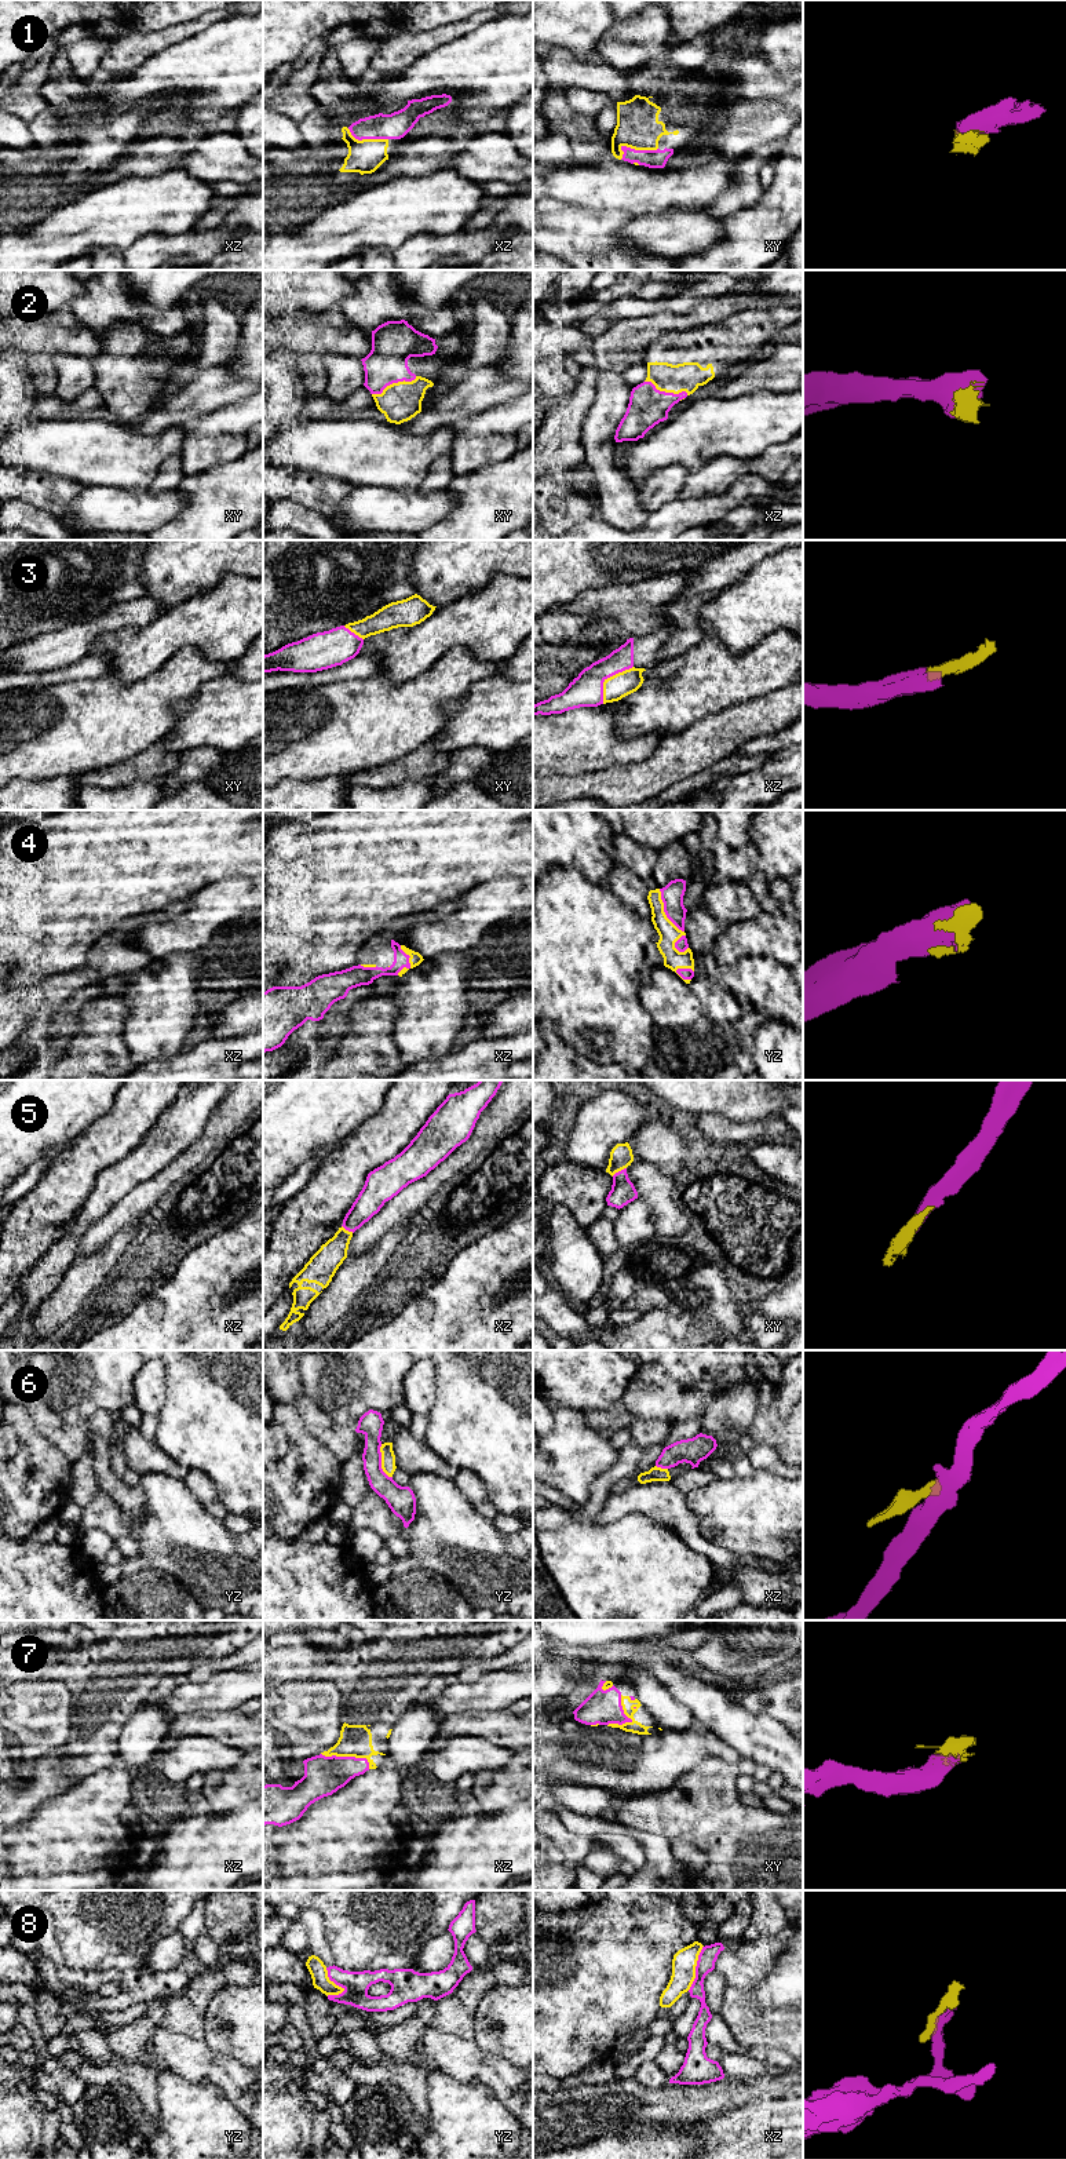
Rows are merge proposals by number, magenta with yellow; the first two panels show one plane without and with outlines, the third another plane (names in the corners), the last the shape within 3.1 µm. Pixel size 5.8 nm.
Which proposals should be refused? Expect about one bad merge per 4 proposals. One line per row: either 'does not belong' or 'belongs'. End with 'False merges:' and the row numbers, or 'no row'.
1: belongs
2: belongs
3: belongs
4: belongs
5: belongs
6: does not belong
7: belongs
8: does not belong
False merges: 6, 8

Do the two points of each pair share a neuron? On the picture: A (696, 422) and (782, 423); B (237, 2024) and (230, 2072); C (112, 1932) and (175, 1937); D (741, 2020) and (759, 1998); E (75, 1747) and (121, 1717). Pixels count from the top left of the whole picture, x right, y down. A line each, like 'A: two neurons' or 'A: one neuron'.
A: one neuron
B: two neurons
C: two neurons
D: two neurons
E: one neuron

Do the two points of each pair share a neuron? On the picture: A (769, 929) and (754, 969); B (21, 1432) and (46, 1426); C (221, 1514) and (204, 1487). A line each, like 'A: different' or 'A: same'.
A: different
B: different
C: same

